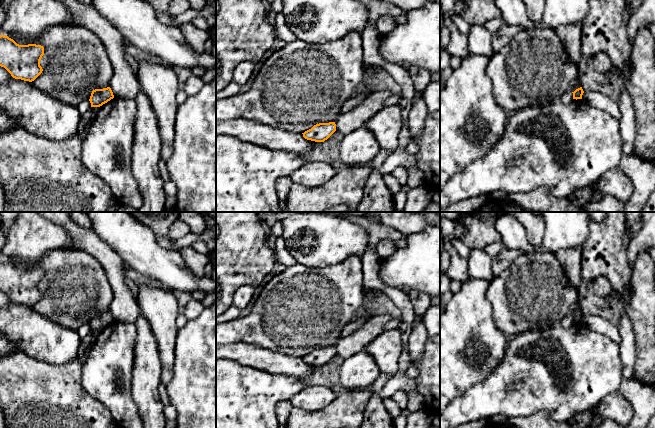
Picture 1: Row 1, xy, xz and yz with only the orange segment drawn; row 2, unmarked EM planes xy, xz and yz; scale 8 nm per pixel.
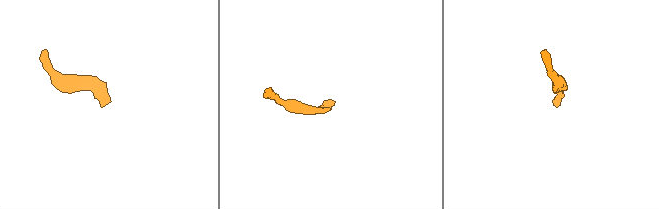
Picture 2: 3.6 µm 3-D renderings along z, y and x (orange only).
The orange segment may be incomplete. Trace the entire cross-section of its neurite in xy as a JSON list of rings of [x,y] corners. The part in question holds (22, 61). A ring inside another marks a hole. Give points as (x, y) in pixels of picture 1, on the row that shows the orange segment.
[[[0,35],[0,66],[15,79],[34,81],[43,71],[40,66],[43,55],[41,45],[19,45],[8,36]]]

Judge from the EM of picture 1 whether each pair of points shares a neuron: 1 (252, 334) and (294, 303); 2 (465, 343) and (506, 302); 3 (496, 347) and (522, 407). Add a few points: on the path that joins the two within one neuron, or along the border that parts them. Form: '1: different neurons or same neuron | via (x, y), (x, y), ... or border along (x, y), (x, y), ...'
1: same neuron | via (262, 326), (274, 323), (284, 313)
2: different neurons | border along (485, 293), (491, 306), (493, 321), (505, 335)
3: different neurons | border along (509, 339), (501, 362), (486, 377)

